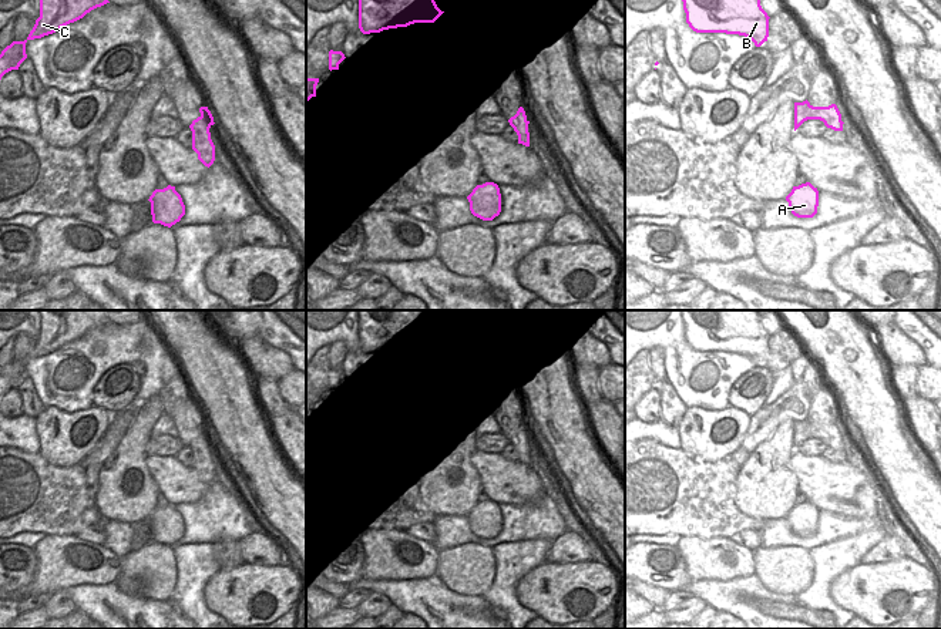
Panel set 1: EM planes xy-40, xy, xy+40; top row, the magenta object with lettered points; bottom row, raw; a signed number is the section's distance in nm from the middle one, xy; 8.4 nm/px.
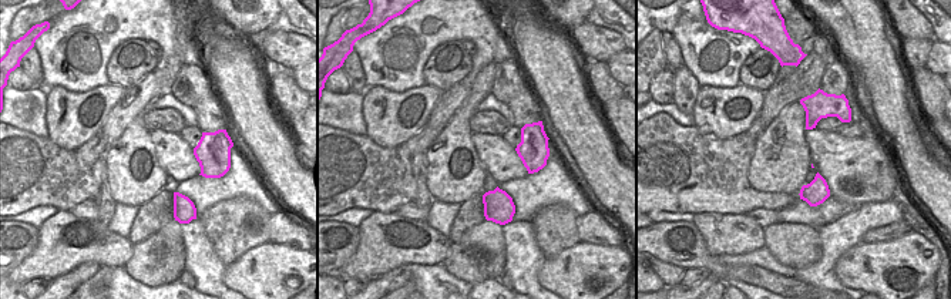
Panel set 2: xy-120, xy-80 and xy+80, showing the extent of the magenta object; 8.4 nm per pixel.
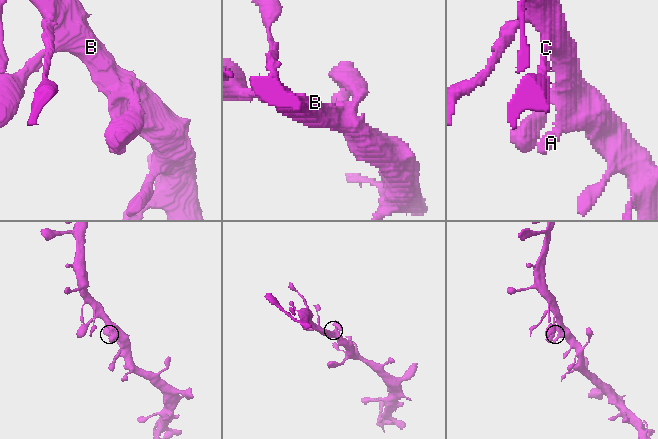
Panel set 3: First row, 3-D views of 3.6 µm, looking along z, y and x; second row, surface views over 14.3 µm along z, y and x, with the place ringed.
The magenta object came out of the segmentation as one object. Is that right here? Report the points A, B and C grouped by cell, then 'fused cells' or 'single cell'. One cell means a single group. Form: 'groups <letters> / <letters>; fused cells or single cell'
groups A B C; single cell

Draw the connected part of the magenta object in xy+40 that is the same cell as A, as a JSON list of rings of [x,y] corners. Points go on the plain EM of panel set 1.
[[[810,501],[793,505],[786,515],[792,532],[797,536],[813,536],[817,532],[819,509]]]

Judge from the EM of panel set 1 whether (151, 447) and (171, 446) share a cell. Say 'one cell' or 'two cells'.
one cell

